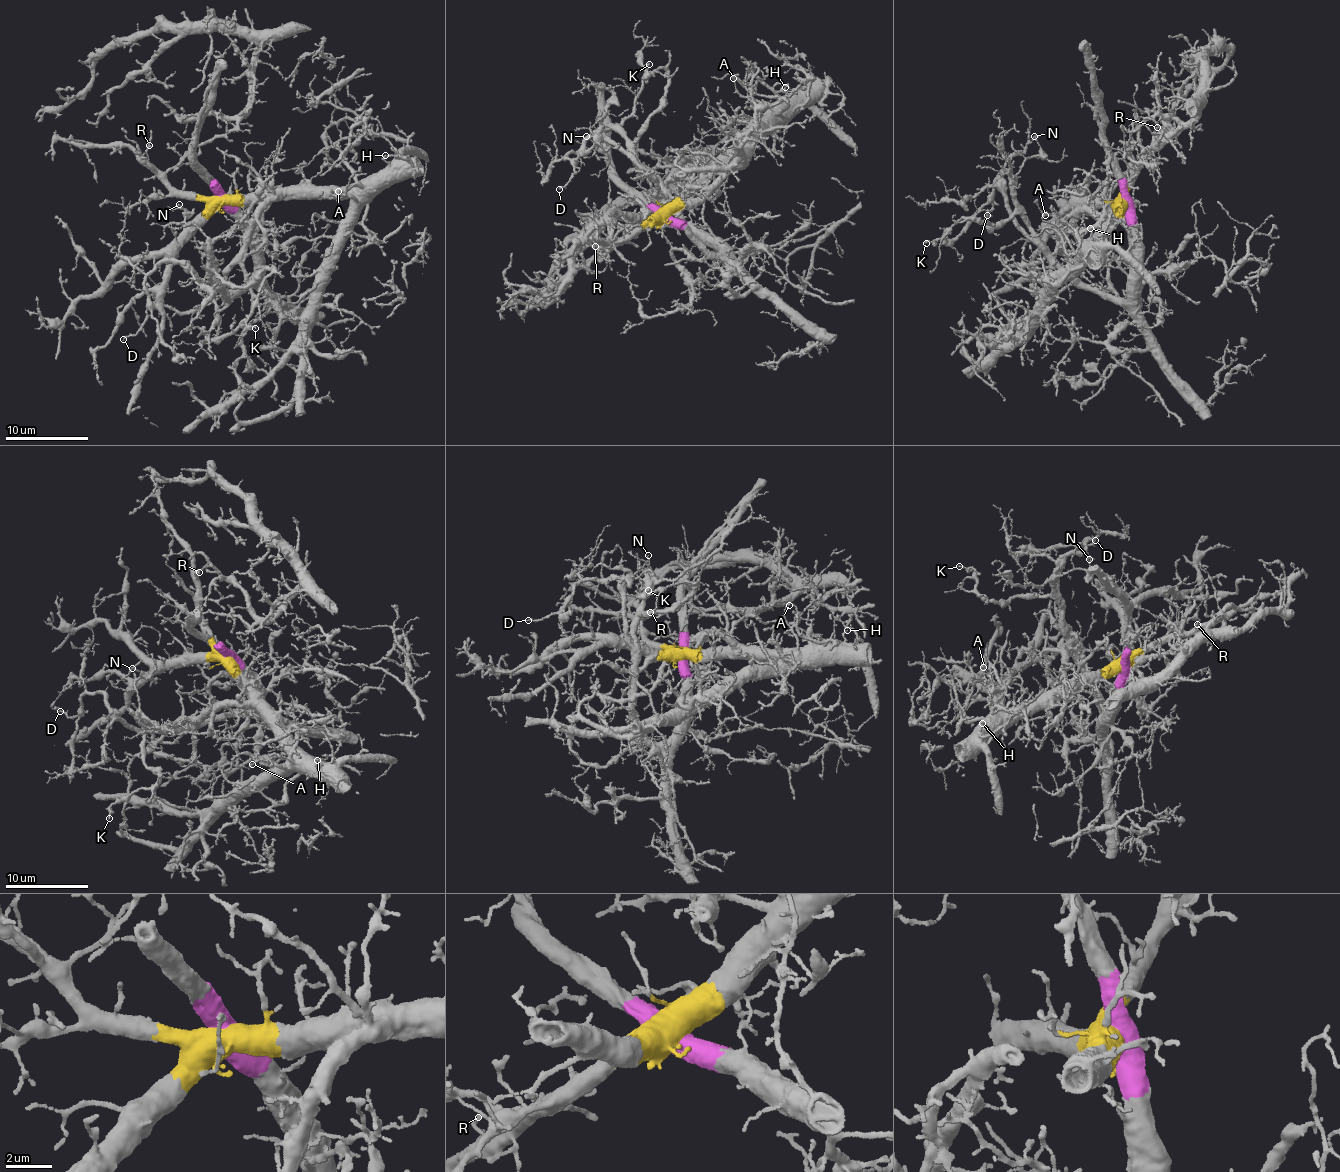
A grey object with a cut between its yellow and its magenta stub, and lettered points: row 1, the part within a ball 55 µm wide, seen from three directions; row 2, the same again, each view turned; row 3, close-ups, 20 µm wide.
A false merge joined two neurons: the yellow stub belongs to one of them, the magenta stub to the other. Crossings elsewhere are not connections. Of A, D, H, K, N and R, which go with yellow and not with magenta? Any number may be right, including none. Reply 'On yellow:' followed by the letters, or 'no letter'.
On yellow: A, H, R

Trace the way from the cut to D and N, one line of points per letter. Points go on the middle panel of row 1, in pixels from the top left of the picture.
D: (664, 217), (723, 254), (705, 247), (669, 195), (620, 145), (592, 137), (564, 158), (577, 173), (559, 190)
N: (664, 217), (723, 254), (712, 253), (691, 230), (618, 126), (602, 133), (597, 144), (585, 136)

